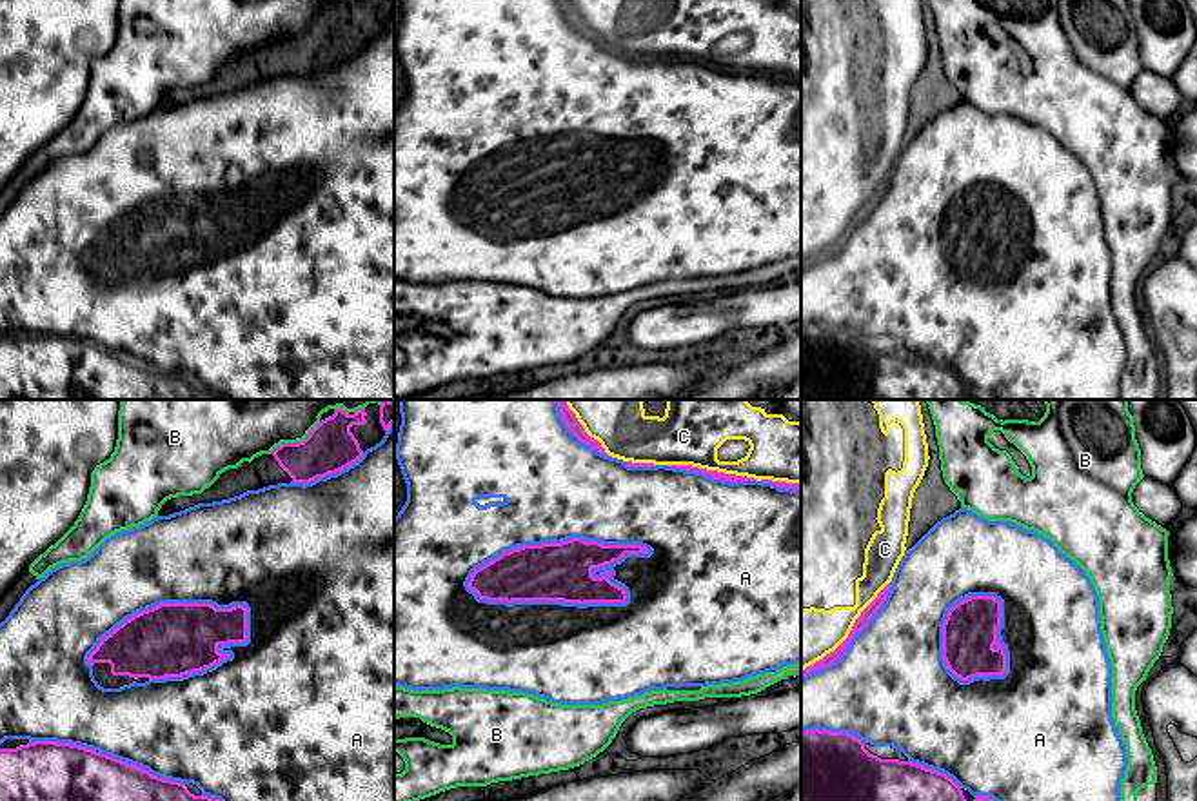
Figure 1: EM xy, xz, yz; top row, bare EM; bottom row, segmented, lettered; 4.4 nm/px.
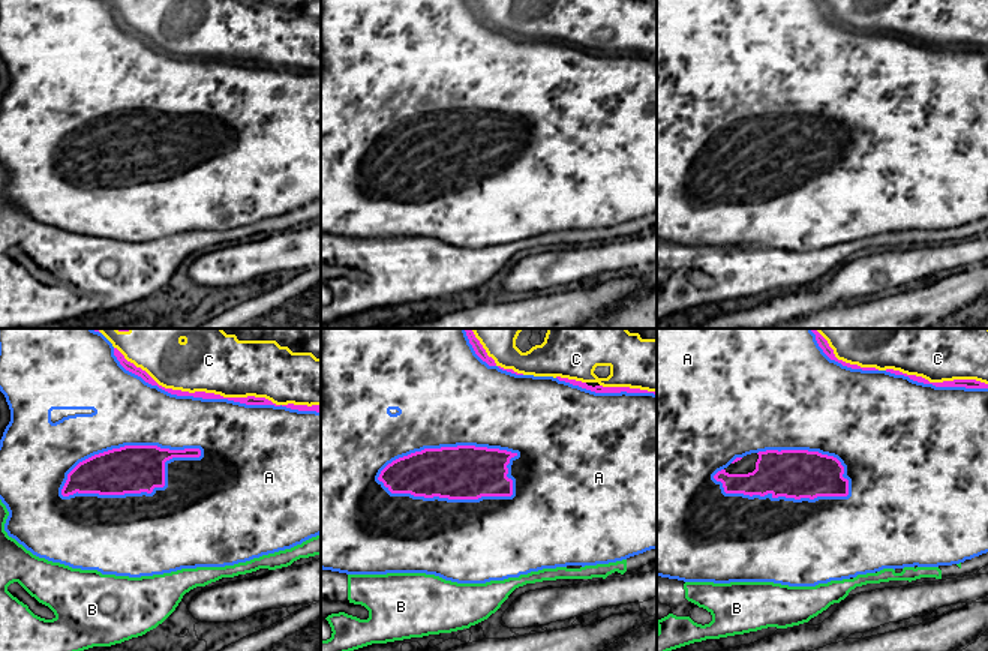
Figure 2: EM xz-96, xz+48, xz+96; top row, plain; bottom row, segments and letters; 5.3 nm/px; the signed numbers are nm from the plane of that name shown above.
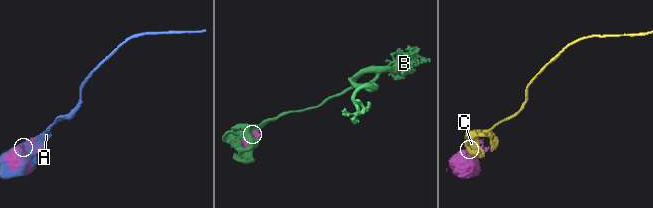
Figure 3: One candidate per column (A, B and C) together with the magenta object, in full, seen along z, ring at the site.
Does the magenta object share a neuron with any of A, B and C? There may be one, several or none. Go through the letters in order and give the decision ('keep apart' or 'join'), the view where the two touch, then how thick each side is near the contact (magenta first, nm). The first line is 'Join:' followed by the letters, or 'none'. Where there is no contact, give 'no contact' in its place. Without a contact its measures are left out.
Join: A
A: join; contact in xz; calibres 260 and 460 nm
B: keep apart; contact in xy; calibres 220 and 240 nm
C: keep apart; contact in xz; calibres 50 and 280 nm

